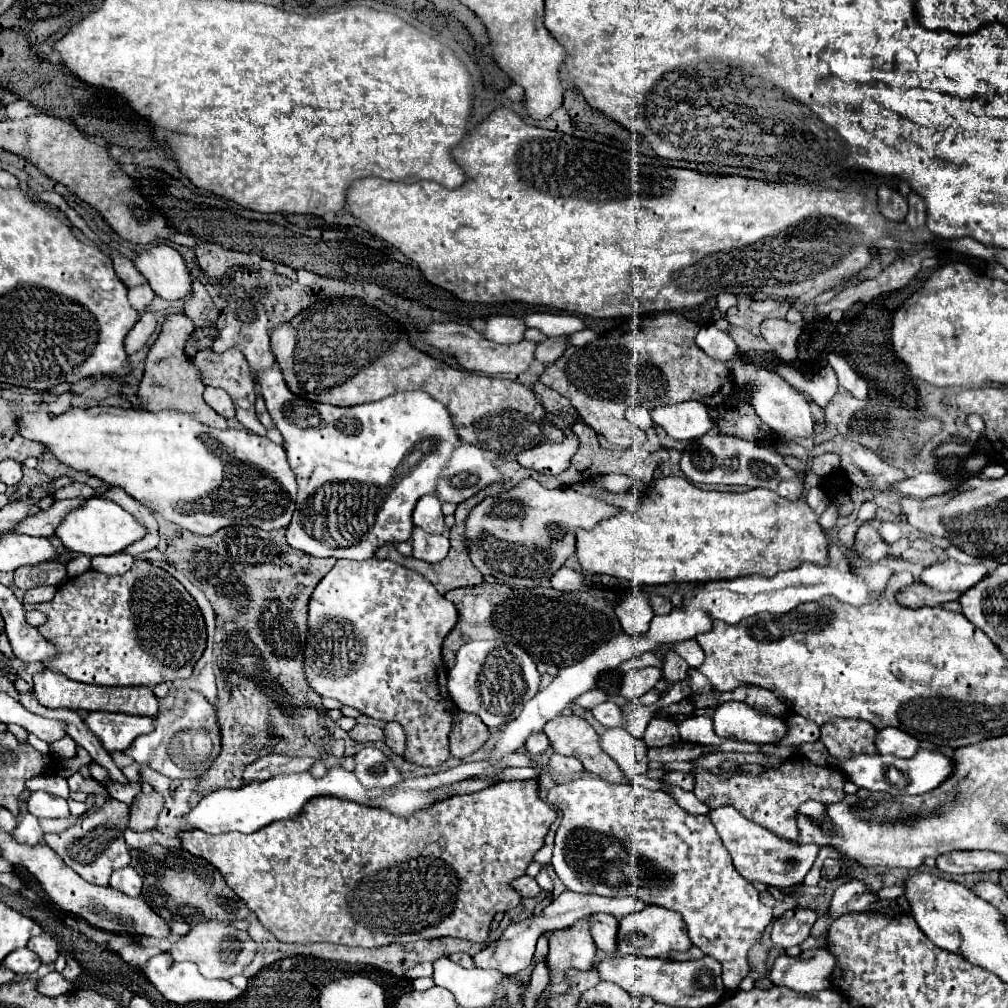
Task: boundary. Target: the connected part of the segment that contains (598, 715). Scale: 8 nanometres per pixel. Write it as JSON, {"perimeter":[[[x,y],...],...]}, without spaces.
{"perimeter":[[[605,701],[605,703],[597,705],[597,707],[593,707],[591,713],[605,727],[625,727],[623,725],[623,711],[611,701]]]}

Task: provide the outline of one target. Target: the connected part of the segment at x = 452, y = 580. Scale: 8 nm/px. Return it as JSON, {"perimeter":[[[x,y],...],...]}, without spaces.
{"perimeter":[[[503,481],[503,483],[495,483],[495,485],[489,485],[487,489],[481,489],[475,497],[471,497],[471,499],[467,499],[467,501],[463,501],[463,503],[457,505],[457,511],[455,511],[457,523],[455,523],[455,527],[451,527],[451,537],[449,537],[449,539],[451,539],[451,551],[449,551],[447,559],[443,559],[441,563],[437,563],[437,565],[429,565],[429,563],[423,563],[423,561],[413,559],[413,557],[403,557],[401,553],[397,553],[395,545],[385,545],[385,547],[381,547],[381,549],[375,553],[375,557],[377,557],[377,559],[391,559],[391,561],[395,561],[395,563],[399,563],[399,565],[403,565],[403,567],[407,567],[407,569],[419,571],[425,579],[429,579],[429,581],[433,583],[433,587],[435,587],[441,595],[447,593],[447,591],[451,591],[451,589],[457,589],[457,587],[471,587],[471,585],[479,585],[479,583],[483,583],[483,575],[479,573],[479,569],[475,569],[475,565],[473,565],[471,561],[467,561],[467,547],[465,547],[465,539],[463,539],[463,525],[465,525],[467,513],[469,513],[469,511],[471,511],[481,499],[485,499],[487,495],[499,495],[499,493],[507,491],[509,485],[511,485],[511,483],[507,483],[507,481]]]}

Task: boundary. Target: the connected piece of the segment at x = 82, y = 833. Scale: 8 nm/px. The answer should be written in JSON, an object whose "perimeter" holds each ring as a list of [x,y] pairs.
{"perimeter":[[[107,799],[103,807],[89,811],[83,819],[79,819],[73,827],[61,833],[47,833],[47,845],[85,881],[93,881],[97,885],[109,885],[109,877],[115,869],[127,867],[131,857],[127,843],[123,839],[123,831],[129,823],[129,805],[117,799]]]}

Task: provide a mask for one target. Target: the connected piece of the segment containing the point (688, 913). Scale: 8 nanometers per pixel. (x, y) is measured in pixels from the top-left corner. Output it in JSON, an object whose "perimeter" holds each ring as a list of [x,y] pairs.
{"perimeter":[[[591,777],[555,785],[549,789],[547,797],[549,803],[563,811],[551,865],[565,887],[575,893],[597,893],[605,897],[635,895],[651,905],[677,911],[687,925],[693,945],[721,963],[725,988],[735,991],[741,979],[749,973],[747,951],[761,939],[773,913],[759,901],[759,891],[733,867],[711,819],[707,815],[687,813],[665,791],[649,791],[637,785],[611,785]]]}

